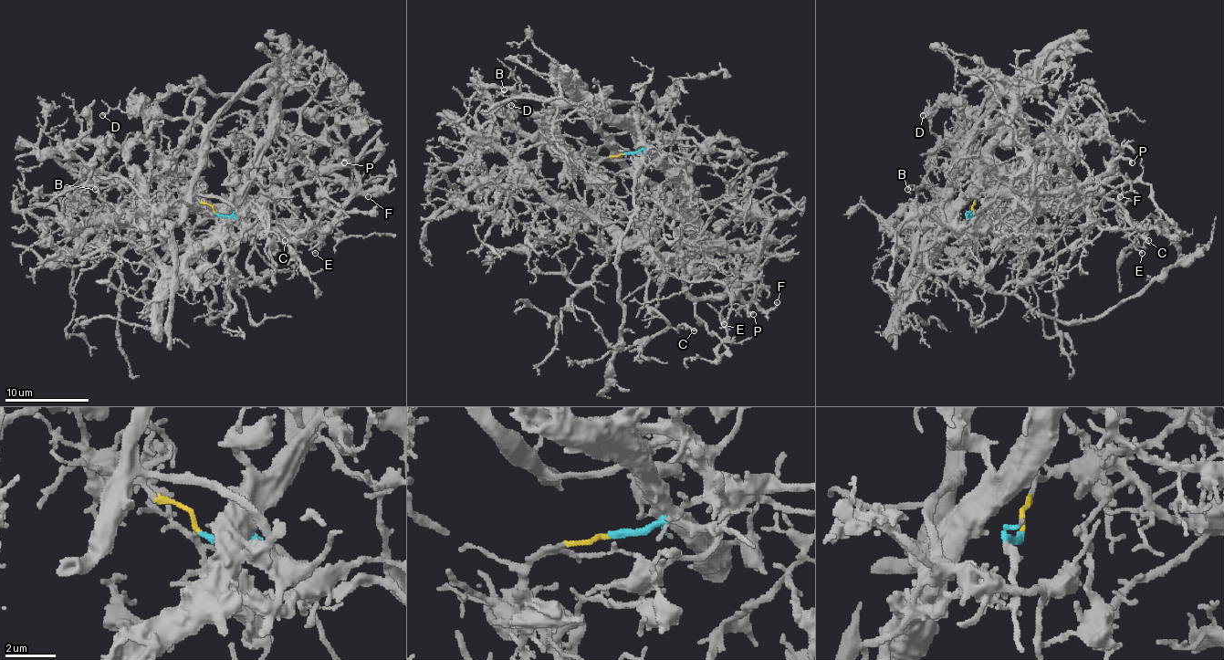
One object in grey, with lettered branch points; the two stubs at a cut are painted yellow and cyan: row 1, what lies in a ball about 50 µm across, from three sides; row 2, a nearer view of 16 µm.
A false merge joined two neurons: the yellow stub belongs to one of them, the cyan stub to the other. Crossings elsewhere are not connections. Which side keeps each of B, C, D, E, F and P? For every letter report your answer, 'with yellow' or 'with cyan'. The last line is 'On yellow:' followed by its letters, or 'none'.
B: with cyan
C: with yellow
D: with cyan
E: with yellow
F: with yellow
P: with yellow
On yellow: C, E, F, P

